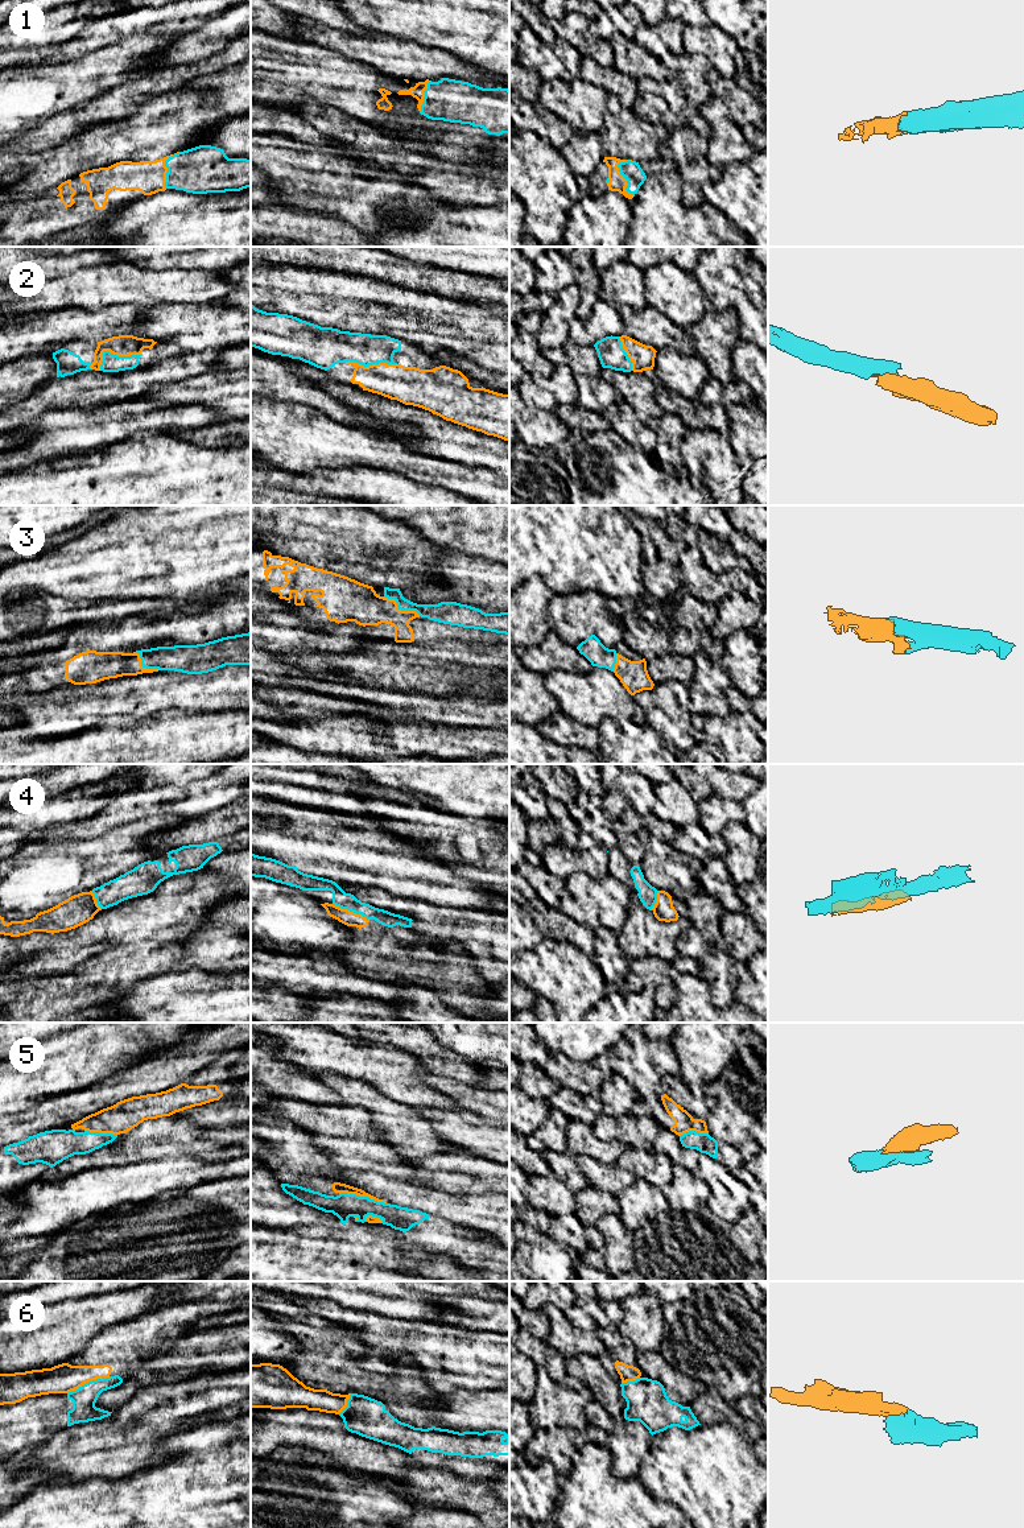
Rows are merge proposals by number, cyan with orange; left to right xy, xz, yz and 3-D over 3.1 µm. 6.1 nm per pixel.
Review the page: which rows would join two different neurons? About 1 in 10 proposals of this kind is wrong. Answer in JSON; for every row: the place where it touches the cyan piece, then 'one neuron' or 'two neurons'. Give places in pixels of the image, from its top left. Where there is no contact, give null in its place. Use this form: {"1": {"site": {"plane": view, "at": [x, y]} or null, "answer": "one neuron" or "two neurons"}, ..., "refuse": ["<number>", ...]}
{"1": {"site": {"plane": "yz", "at": [624, 177]}, "answer": "one neuron"}, "2": {"site": {"plane": "xy", "at": [114, 355]}, "answer": "one neuron"}, "3": {"site": {"plane": "xz", "at": [400, 608]}, "answer": "one neuron"}, "4": {"site": {"plane": "xz", "at": [351, 911]}, "answer": "one neuron"}, "5": {"site": {"plane": "xz", "at": [363, 1197]}, "answer": "two neurons"}, "6": {"site": {"plane": "xy", "at": [89, 1382]}, "answer": "two neurons"}, "refuse": ["5", "6"]}

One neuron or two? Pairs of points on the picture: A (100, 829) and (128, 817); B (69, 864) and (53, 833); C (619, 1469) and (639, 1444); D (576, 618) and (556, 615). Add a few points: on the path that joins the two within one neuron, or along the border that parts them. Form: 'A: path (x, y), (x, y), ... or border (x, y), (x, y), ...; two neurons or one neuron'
A: path (107, 822), (111, 818), (122, 817); one neuron
B: border (71, 838), (32, 841), (25, 845); two neurons
C: path (626, 1462), (626, 1457), (632, 1450); one neuron
D: path (570, 616), (564, 612), (561, 614); one neuron

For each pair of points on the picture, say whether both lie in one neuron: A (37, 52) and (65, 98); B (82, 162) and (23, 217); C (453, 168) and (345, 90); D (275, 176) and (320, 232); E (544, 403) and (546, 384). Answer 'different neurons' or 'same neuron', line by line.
A: different neurons
B: different neurons
C: different neurons
D: different neurons
E: same neuron

